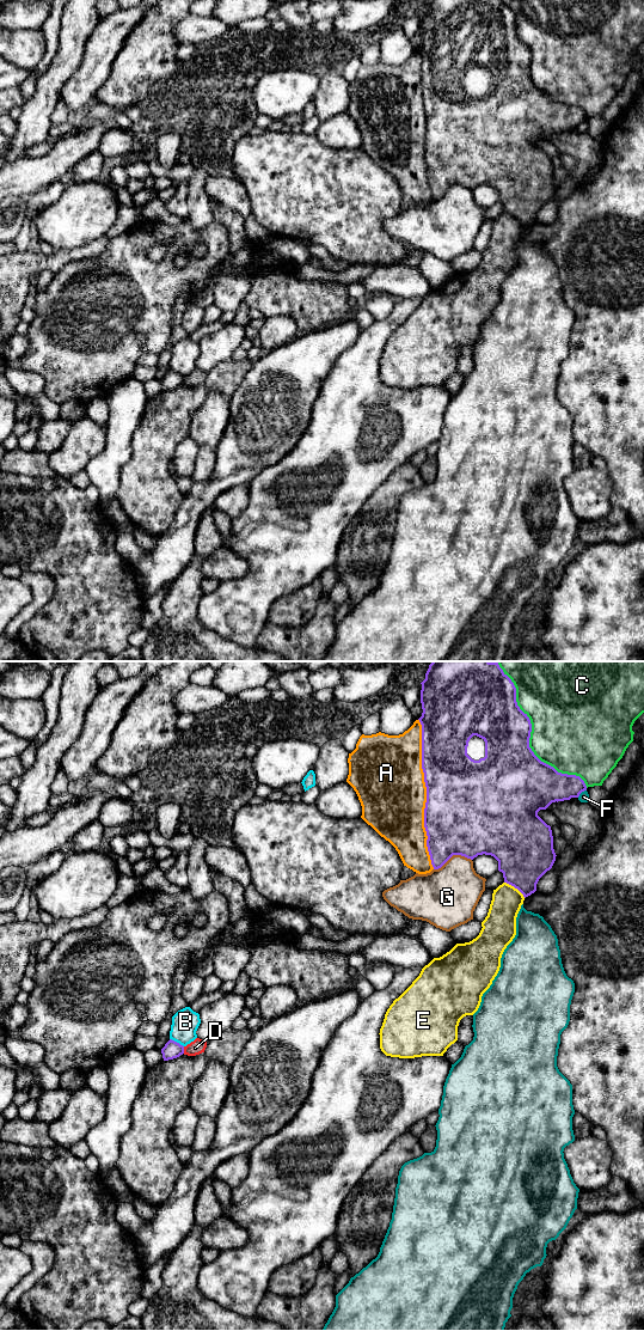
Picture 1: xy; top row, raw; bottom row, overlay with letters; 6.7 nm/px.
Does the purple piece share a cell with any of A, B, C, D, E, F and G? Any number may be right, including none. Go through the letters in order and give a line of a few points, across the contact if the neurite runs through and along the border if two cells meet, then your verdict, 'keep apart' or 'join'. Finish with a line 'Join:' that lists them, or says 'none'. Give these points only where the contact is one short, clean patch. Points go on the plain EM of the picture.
A: keep apart
B: keep apart
C: keep apart
D: line xy (183, 377), (184, 383); keep apart
E: keep apart
F: keep apart
G: keep apart
Join: none

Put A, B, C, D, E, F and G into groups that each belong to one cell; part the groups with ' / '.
A / B / C / D / E / F / G

